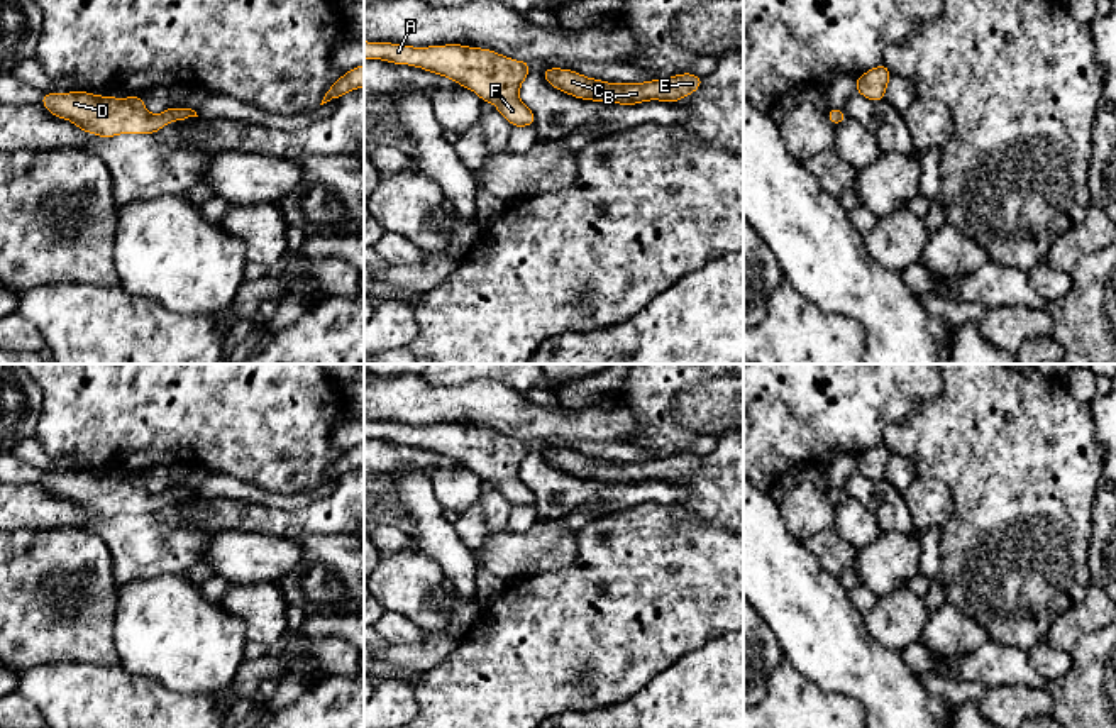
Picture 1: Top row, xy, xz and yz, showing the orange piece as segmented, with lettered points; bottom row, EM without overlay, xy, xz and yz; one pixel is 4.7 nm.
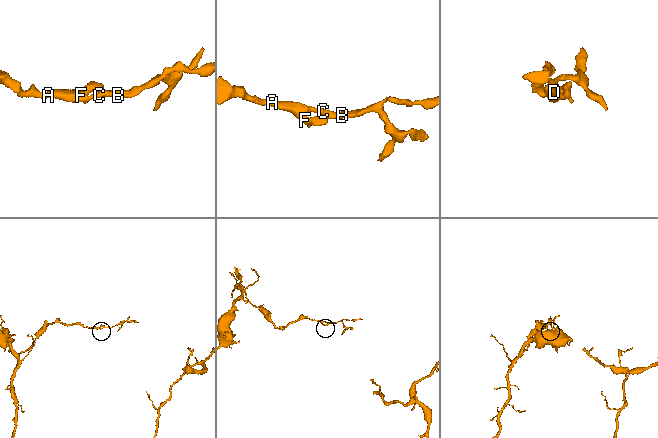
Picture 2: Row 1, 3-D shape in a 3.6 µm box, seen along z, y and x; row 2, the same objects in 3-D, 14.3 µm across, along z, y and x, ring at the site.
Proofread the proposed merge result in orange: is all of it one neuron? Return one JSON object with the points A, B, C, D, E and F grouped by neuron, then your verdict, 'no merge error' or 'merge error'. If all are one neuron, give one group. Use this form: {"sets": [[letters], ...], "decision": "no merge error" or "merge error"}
{"sets": [["A", "B", "C", "D", "E", "F"]], "decision": "no merge error"}

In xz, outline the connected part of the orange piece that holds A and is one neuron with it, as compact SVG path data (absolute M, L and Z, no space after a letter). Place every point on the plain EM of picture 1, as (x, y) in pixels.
M366 422L364 438L410 444L454 459L483 481L494 483L513 506L535 505L535 493L518 477L530 442L515 440L491 428L461 423L412 427L391 422Z

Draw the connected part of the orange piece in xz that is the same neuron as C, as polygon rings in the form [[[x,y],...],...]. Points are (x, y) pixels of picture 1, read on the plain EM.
[[[544,447],[542,454],[554,467],[576,477],[622,484],[635,484],[649,479],[674,483],[689,476],[703,462],[703,455],[691,452],[676,454],[666,459],[625,464],[593,459],[566,447]]]

